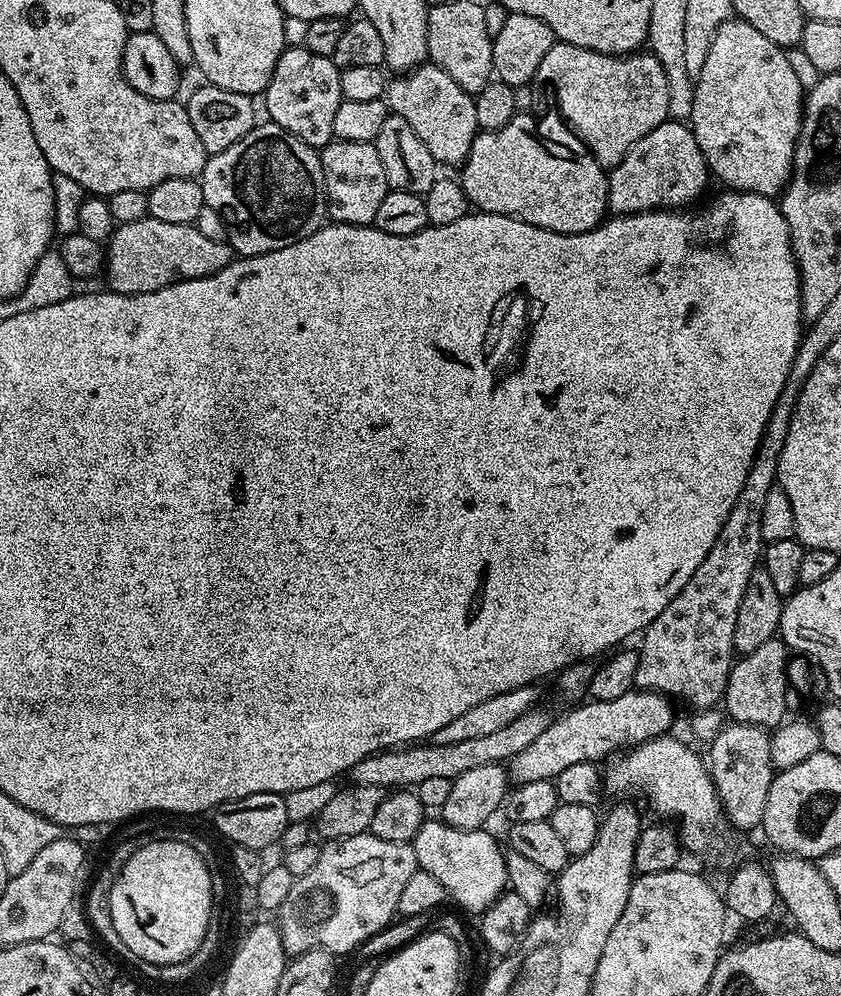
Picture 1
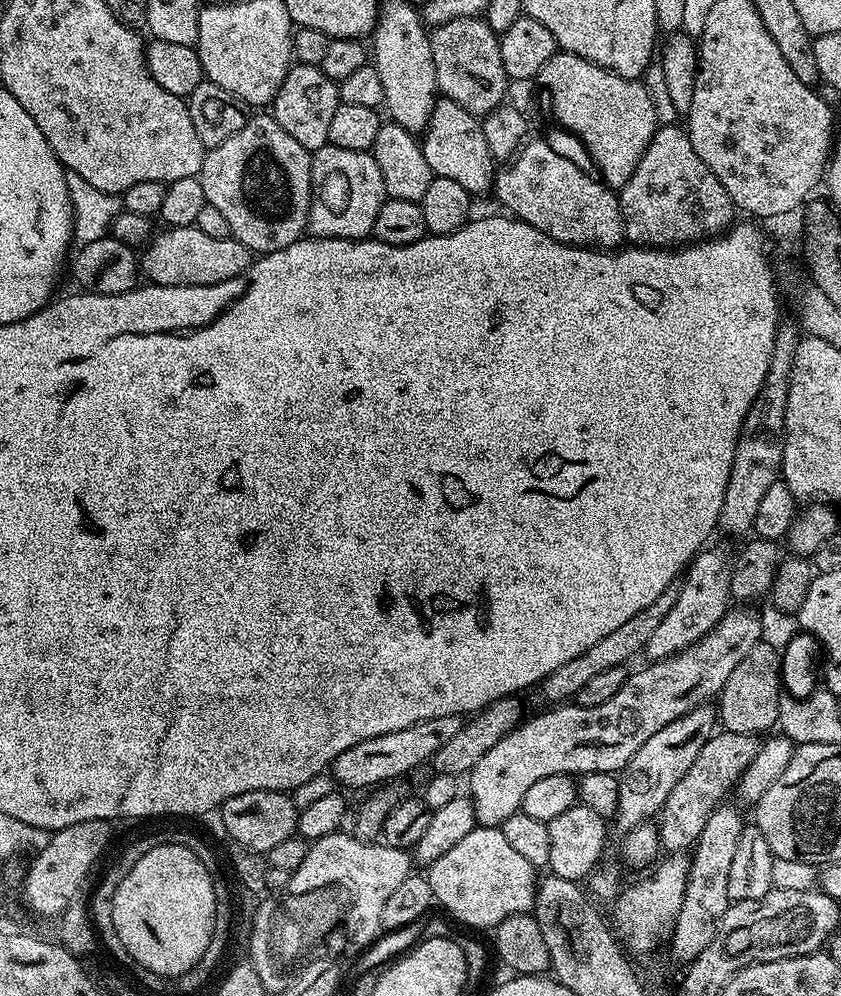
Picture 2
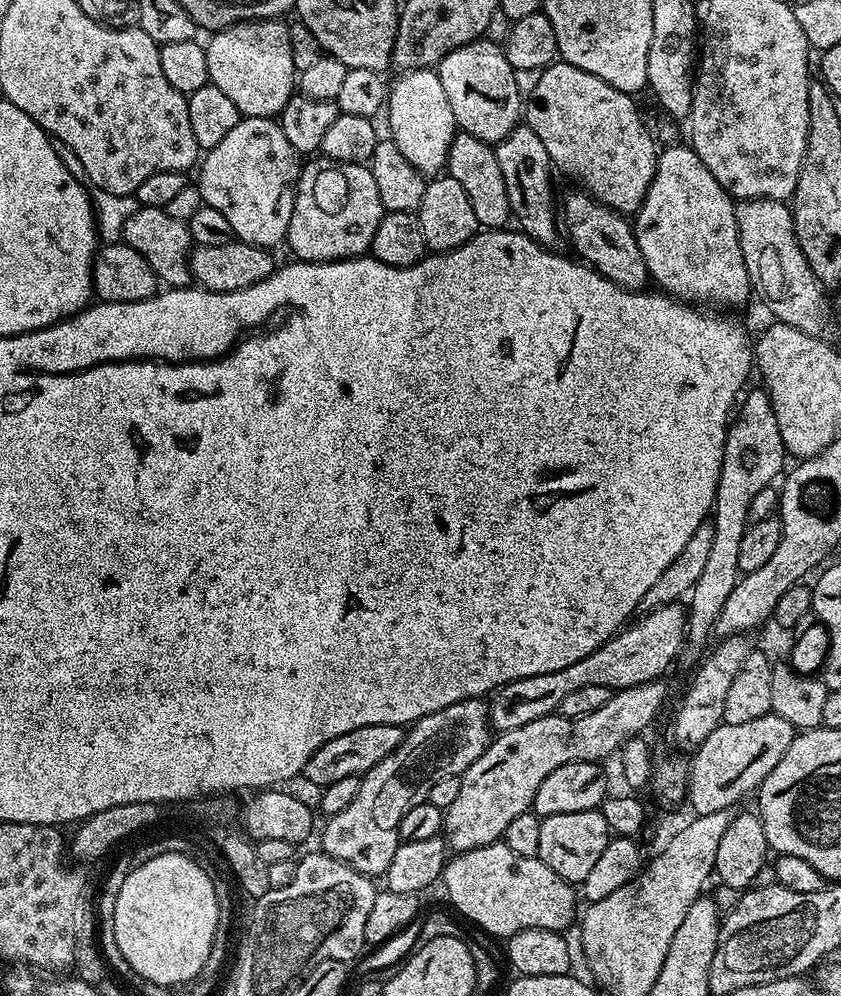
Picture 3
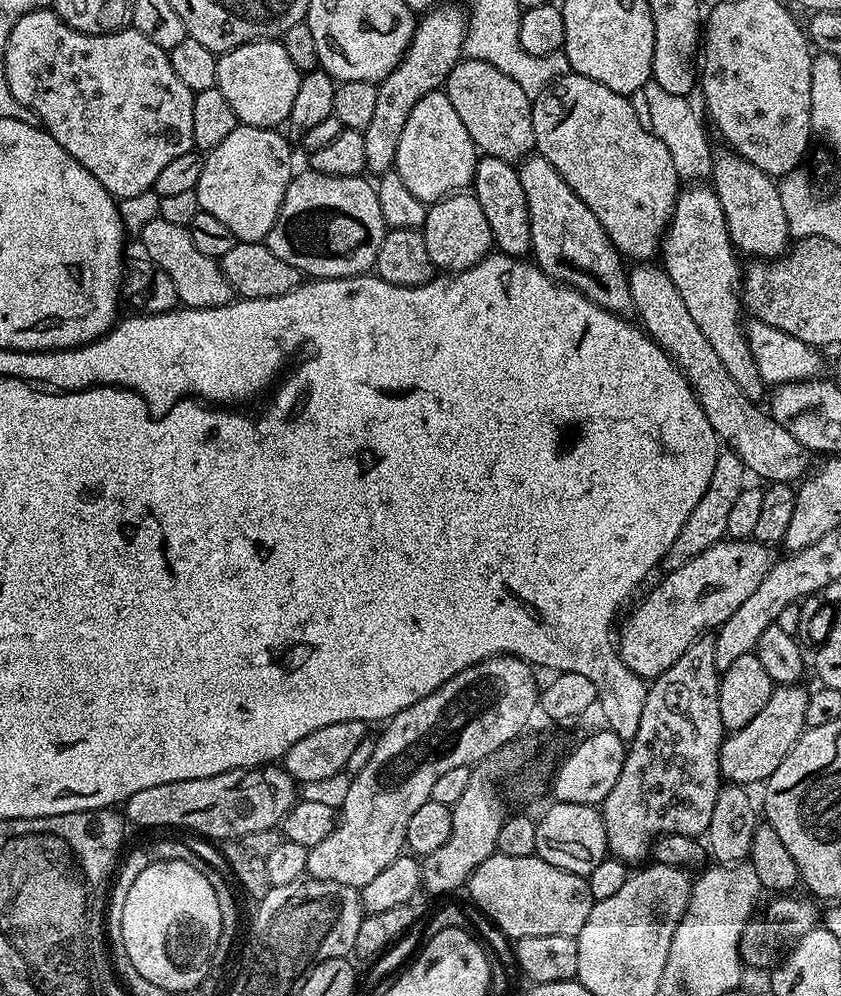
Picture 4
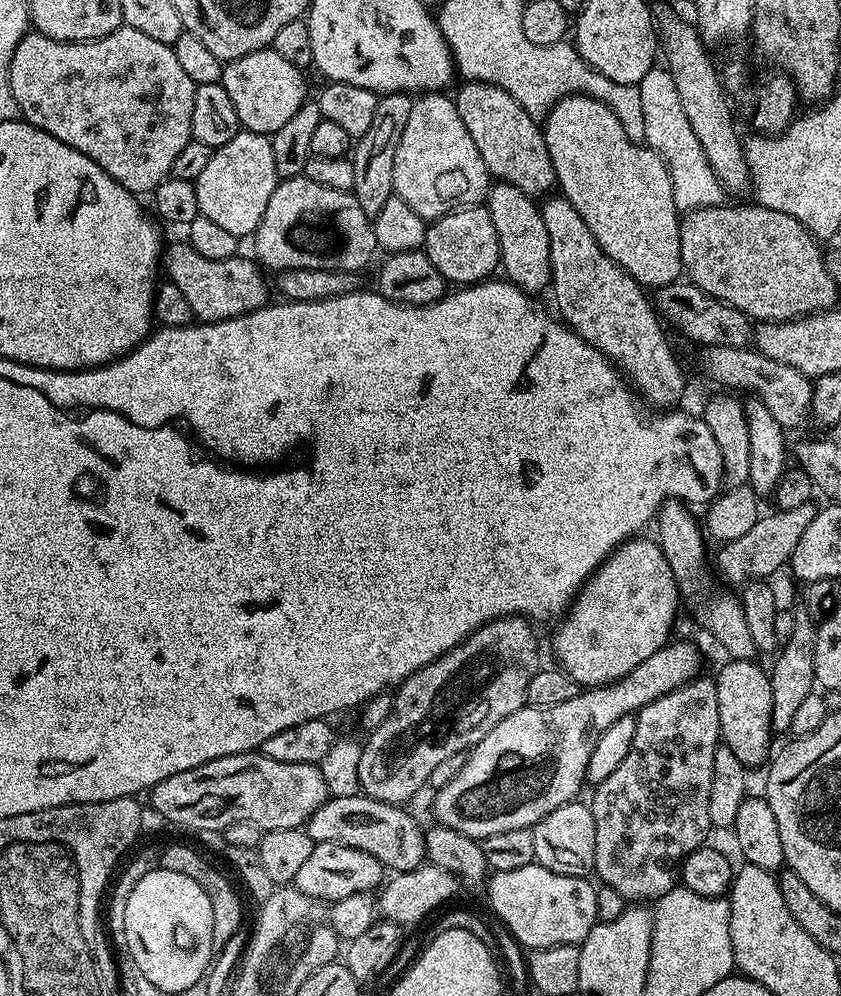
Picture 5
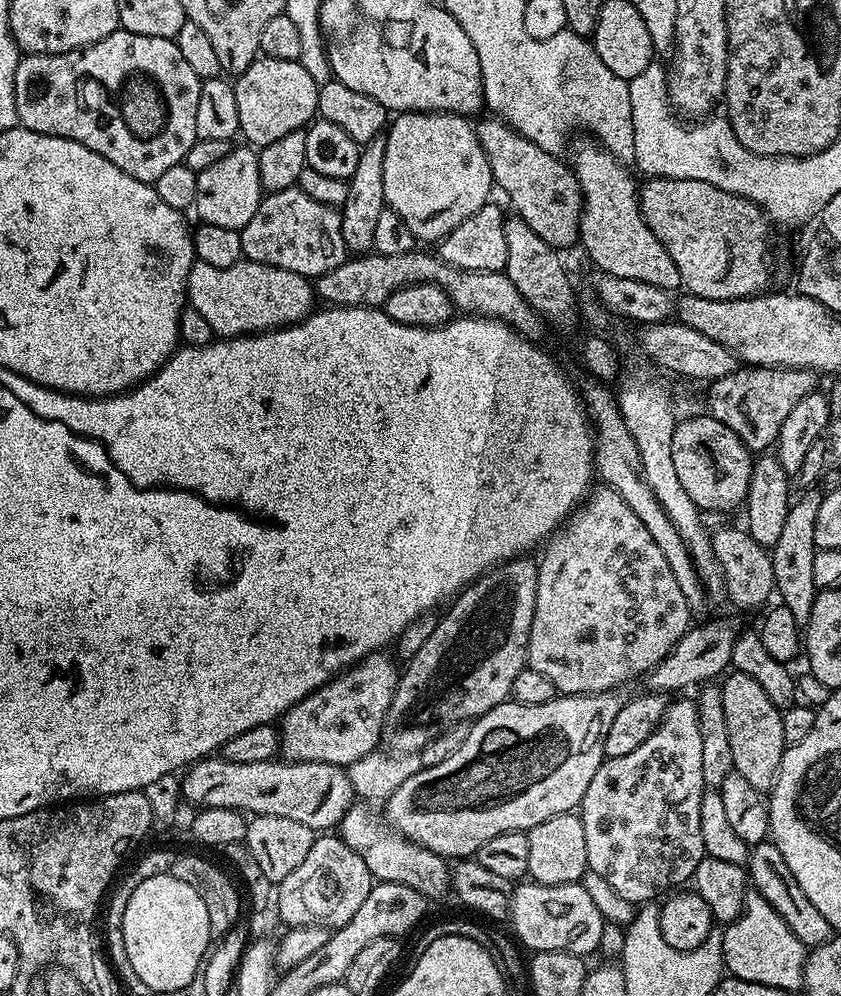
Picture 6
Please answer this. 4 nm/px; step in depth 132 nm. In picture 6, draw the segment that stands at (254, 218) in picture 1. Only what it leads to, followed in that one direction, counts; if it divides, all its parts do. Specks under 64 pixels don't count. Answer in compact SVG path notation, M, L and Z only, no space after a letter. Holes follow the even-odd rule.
M234 146L226 158L214 162L207 170L196 173L198 178L198 198L194 205L194 212L200 215L199 219L210 226L226 226L226 230L239 230L254 218L254 210L258 210L260 201L265 195L264 187L260 181L260 171L258 170L258 152L252 146Z

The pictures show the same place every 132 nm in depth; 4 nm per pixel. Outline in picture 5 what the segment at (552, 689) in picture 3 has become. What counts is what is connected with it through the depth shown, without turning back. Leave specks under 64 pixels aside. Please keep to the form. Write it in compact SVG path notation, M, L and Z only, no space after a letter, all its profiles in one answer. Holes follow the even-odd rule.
M808 501L791 510L772 510L772 513L761 515L756 524L745 536L723 543L718 549L716 564L721 574L737 586L745 583L770 578L776 570L789 563L793 549L802 538L803 531L810 526L818 506L815 501Z

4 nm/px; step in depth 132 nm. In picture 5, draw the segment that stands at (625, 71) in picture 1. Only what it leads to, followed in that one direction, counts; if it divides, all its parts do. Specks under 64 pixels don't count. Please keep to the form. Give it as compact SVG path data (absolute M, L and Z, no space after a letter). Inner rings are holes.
M567 96L559 100L543 117L542 131L546 150L550 150L550 162L554 162L559 191L582 214L582 222L590 226L590 234L594 234L604 253L645 289L677 283L684 272L680 253L682 216L674 202L674 186L662 157L645 143L630 142L622 122L618 122L618 114L593 96Z

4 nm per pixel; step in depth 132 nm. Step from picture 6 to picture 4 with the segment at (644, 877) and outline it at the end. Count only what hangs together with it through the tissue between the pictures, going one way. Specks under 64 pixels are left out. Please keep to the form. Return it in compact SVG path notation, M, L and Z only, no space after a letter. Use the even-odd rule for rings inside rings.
M699 638L668 670L648 684L636 737L624 753L622 774L618 774L614 790L606 794L602 805L608 851L628 866L649 859L652 841L657 836L669 832L700 838L710 826L710 814L714 814L714 802L722 787L720 746L726 735L722 714L718 710L721 673L714 662L715 645L715 639Z

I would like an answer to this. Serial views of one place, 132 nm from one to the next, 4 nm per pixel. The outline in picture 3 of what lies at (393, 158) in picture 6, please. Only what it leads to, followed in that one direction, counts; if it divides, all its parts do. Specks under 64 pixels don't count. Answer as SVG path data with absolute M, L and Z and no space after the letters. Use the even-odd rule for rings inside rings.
M410 68L391 81L386 101L386 117L390 139L402 150L406 162L425 177L432 178L445 171L450 154L450 142L457 134L454 110L446 98L446 89L440 81L439 71L432 68Z

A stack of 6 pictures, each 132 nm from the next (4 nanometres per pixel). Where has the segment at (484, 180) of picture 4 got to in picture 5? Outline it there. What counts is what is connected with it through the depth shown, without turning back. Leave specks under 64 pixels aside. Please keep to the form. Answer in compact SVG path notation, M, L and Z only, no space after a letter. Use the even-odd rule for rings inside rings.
M496 182L489 187L486 207L498 230L500 268L503 275L524 292L537 294L552 283L550 264L550 234L546 234L546 222L542 222L540 204L525 194L518 186Z

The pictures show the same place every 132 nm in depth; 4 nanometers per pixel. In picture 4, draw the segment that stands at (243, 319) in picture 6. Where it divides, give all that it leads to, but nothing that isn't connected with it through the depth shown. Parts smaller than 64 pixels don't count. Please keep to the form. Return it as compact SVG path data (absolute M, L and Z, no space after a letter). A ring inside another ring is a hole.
M160 215L148 222L138 237L138 243L144 247L143 255L153 260L174 281L178 290L180 304L185 308L217 308L223 304L231 304L234 293L230 282L220 269L217 257L202 254L198 246L194 246L194 238L190 238L187 228L174 226L174 222L166 222Z

